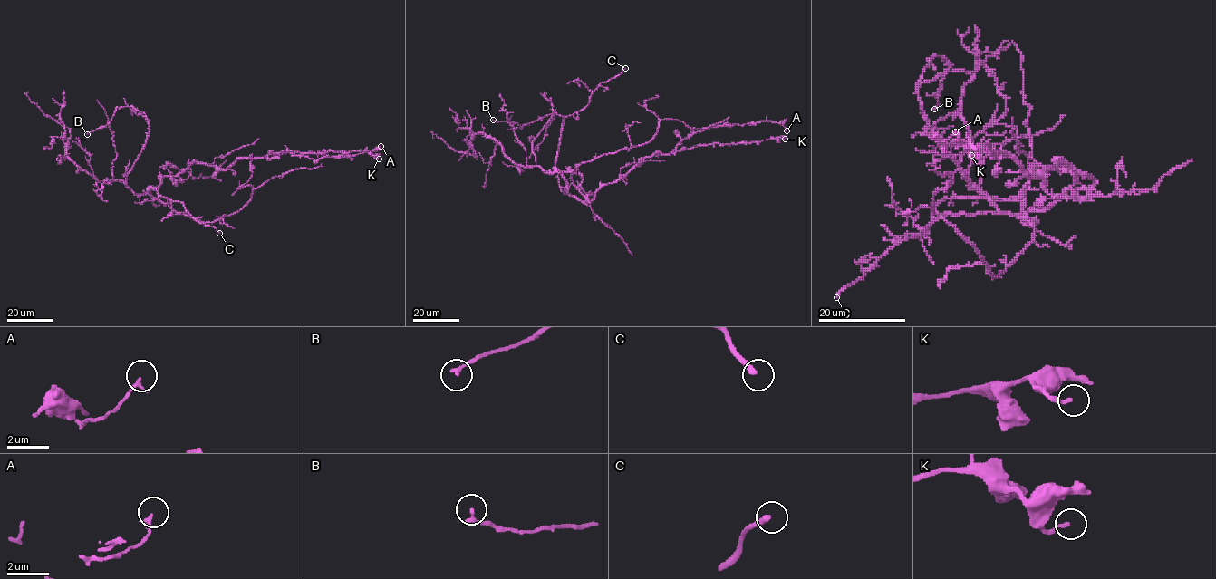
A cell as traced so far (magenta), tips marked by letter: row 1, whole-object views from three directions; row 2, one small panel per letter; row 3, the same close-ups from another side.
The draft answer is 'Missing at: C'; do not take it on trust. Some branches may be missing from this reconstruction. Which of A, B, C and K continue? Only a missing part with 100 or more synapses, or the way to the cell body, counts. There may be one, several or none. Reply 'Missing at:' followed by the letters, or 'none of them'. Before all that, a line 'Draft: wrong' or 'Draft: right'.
Draft: right
Missing at: C

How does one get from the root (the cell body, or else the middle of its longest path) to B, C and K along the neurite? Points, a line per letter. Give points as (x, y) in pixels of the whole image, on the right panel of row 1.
B: (1073, 192), (1030, 210), (1036, 223), (999, 210), (921, 106), (918, 82), (935, 54), (950, 66), (934, 109)
C: (1073, 192), (1023, 217), (999, 212), (942, 215), (919, 235), (891, 246), (836, 297)
K: (1073, 192), (1093, 180), (1063, 163), (1030, 176), (987, 144), (981, 159), (969, 144), (971, 155)

